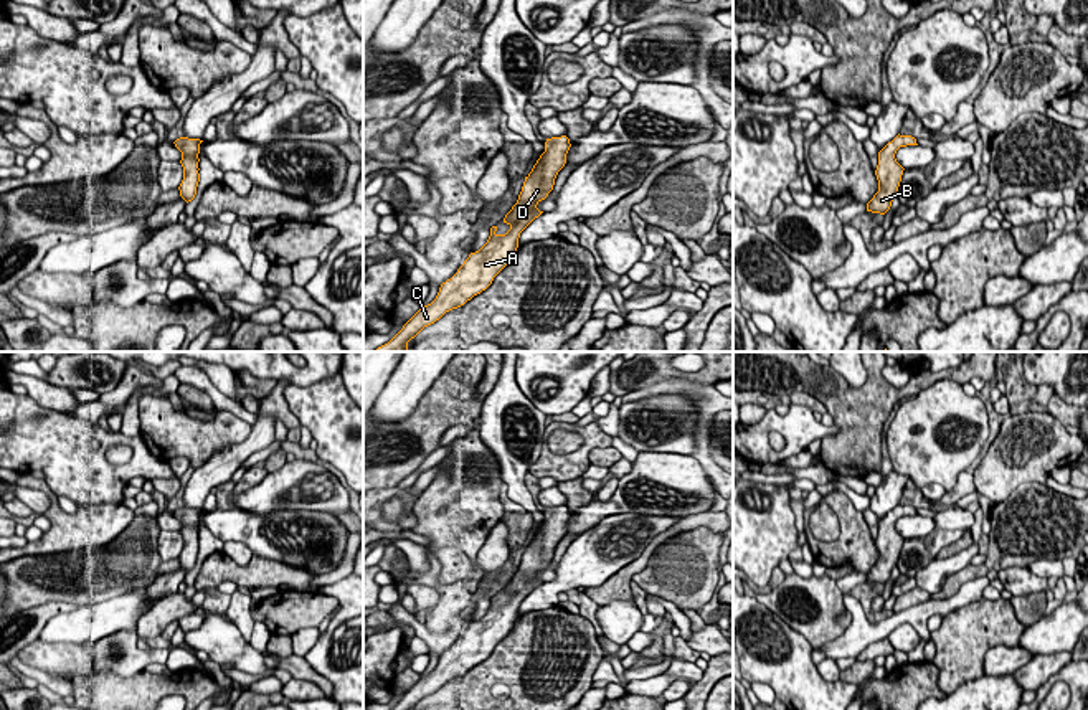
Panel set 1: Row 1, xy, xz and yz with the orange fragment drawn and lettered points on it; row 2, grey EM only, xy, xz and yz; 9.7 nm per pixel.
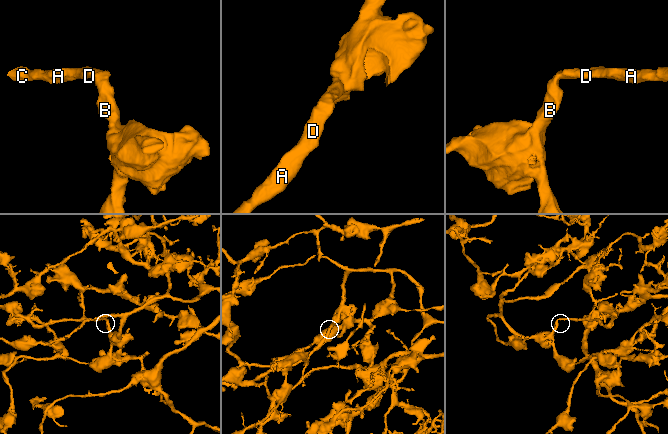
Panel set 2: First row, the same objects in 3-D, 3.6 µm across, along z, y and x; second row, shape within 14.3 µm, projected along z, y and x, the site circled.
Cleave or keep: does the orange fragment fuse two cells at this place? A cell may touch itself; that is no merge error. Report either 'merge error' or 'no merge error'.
no merge error

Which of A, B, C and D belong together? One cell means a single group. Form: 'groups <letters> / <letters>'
groups A B C D

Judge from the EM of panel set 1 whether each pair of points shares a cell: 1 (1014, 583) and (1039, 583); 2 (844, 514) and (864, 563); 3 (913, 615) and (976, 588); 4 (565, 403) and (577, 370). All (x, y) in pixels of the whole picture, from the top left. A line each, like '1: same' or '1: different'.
1: same
2: same
3: same
4: same

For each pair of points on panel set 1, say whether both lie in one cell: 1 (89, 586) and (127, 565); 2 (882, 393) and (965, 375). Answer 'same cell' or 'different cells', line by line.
1: same cell
2: same cell

